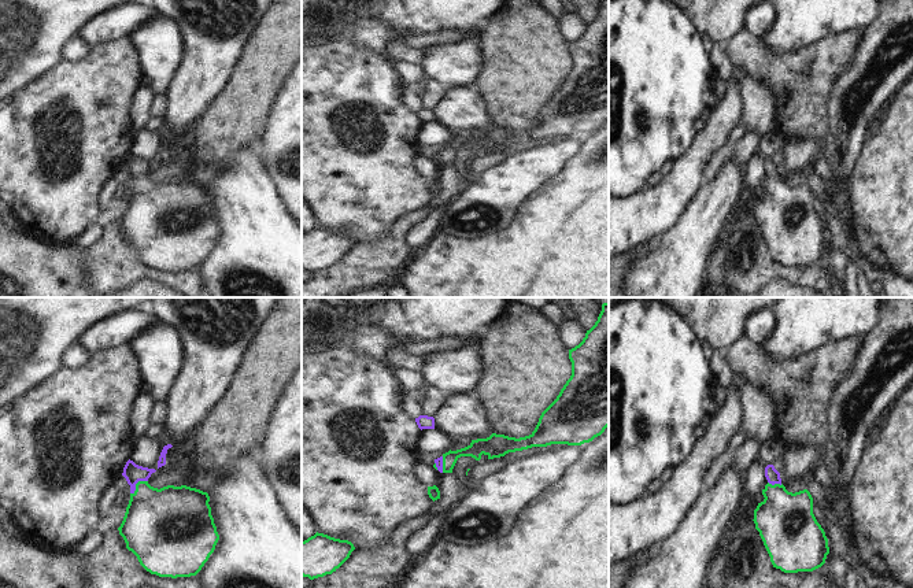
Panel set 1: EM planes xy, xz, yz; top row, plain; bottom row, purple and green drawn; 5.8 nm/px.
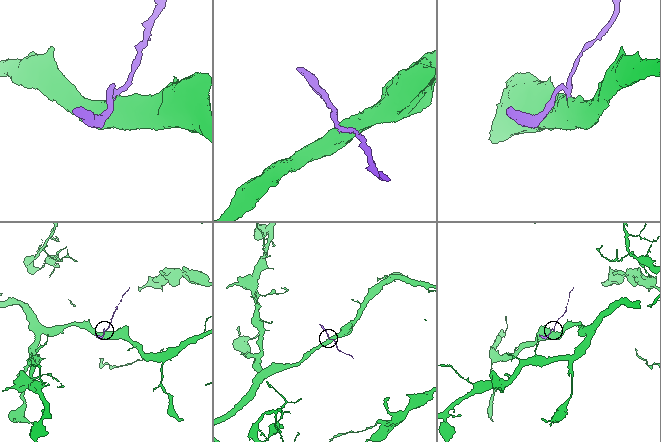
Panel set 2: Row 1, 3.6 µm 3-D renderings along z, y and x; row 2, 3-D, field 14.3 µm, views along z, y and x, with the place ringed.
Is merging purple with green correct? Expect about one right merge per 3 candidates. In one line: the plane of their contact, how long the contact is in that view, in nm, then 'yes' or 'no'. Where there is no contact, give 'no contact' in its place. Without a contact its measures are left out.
meets purple in xy; contact 130 nm long; yes

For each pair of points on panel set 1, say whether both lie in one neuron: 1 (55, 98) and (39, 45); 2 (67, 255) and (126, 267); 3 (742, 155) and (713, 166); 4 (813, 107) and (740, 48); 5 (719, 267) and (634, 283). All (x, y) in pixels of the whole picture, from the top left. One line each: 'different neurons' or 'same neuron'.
1: different neurons
2: different neurons
3: same neuron
4: same neuron
5: different neurons

